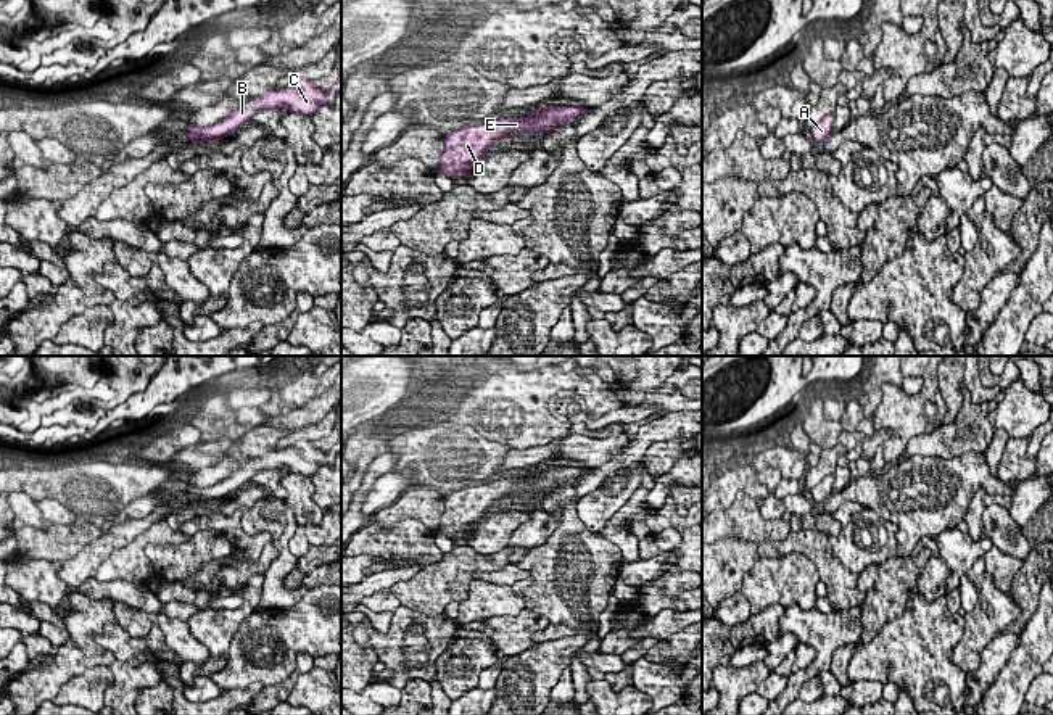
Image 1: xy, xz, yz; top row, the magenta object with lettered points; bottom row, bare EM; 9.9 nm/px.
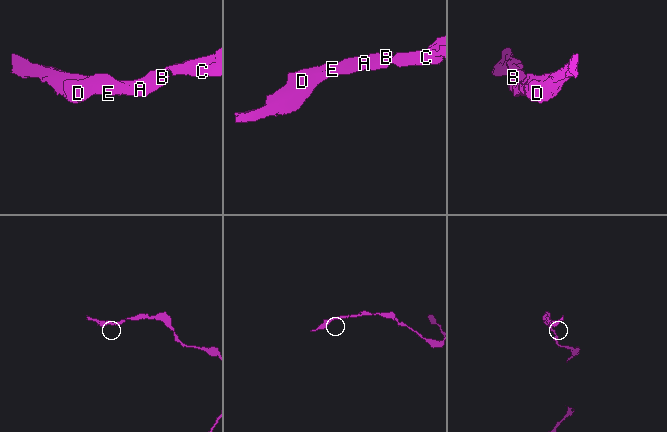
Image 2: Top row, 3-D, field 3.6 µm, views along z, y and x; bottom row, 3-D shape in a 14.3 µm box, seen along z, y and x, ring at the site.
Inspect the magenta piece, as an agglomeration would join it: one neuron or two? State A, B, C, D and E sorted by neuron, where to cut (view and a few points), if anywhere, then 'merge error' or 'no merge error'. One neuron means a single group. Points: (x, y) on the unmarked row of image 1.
A B C D E | no cut | no merge error

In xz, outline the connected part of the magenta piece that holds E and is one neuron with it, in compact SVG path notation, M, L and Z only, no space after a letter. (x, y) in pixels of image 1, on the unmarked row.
M580 465L544 467L543 470L533 470L525 478L506 478L489 485L462 488L444 498L444 512L440 519L440 525L432 531L456 541L478 523L478 520L493 507L494 501L517 491L530 491L533 494L546 493L562 483L576 481L586 472L588 469Z

